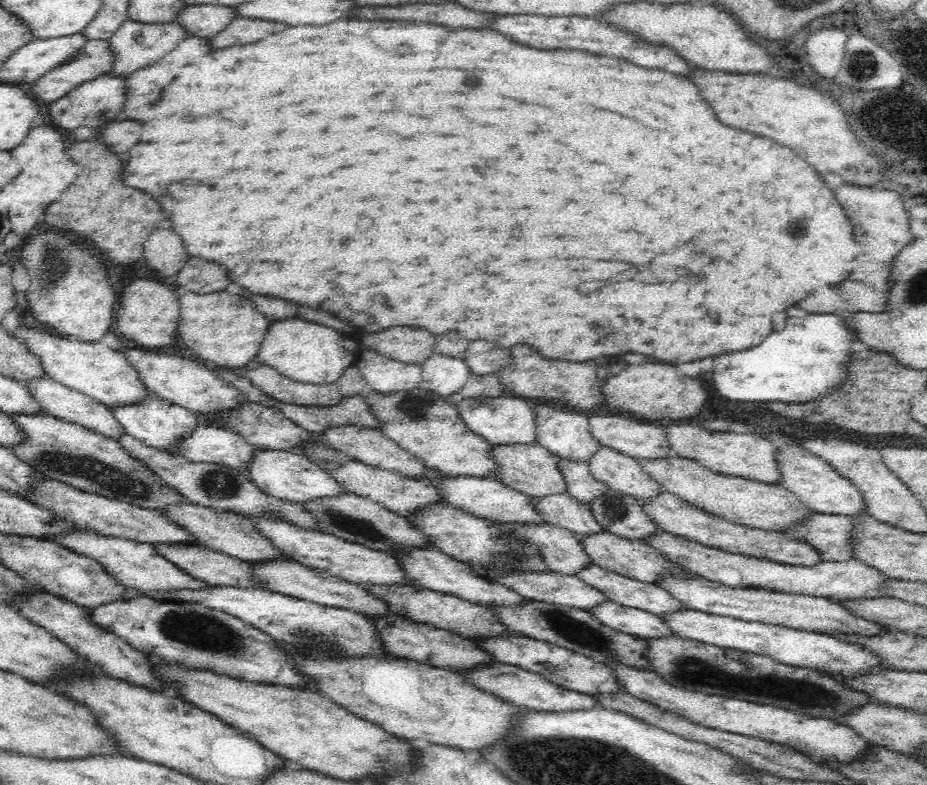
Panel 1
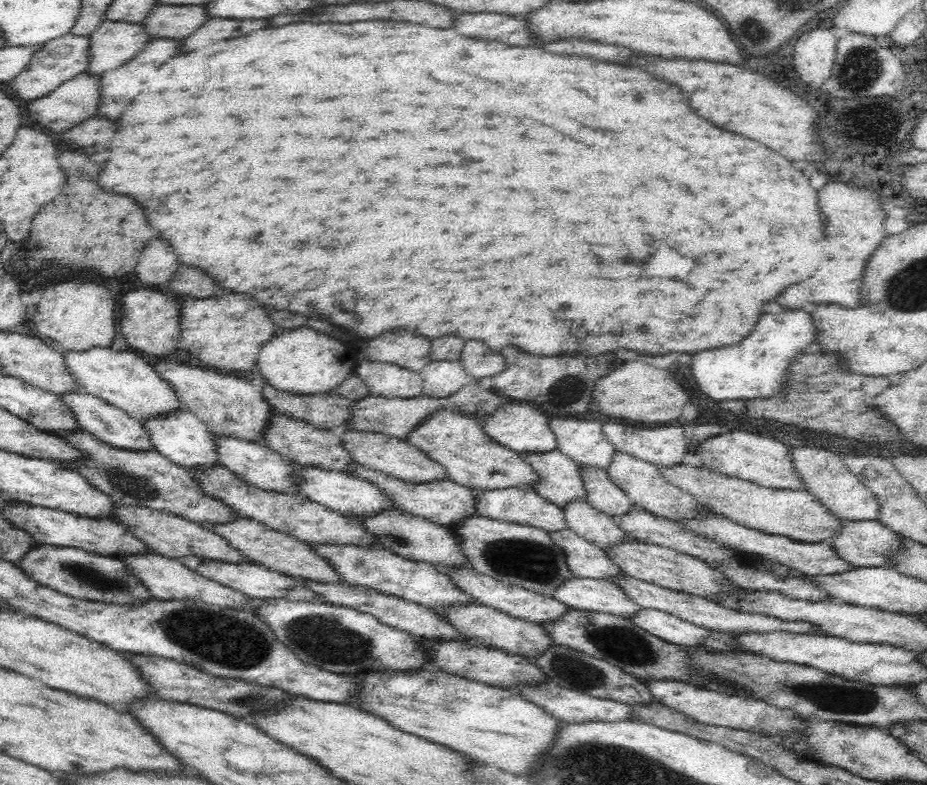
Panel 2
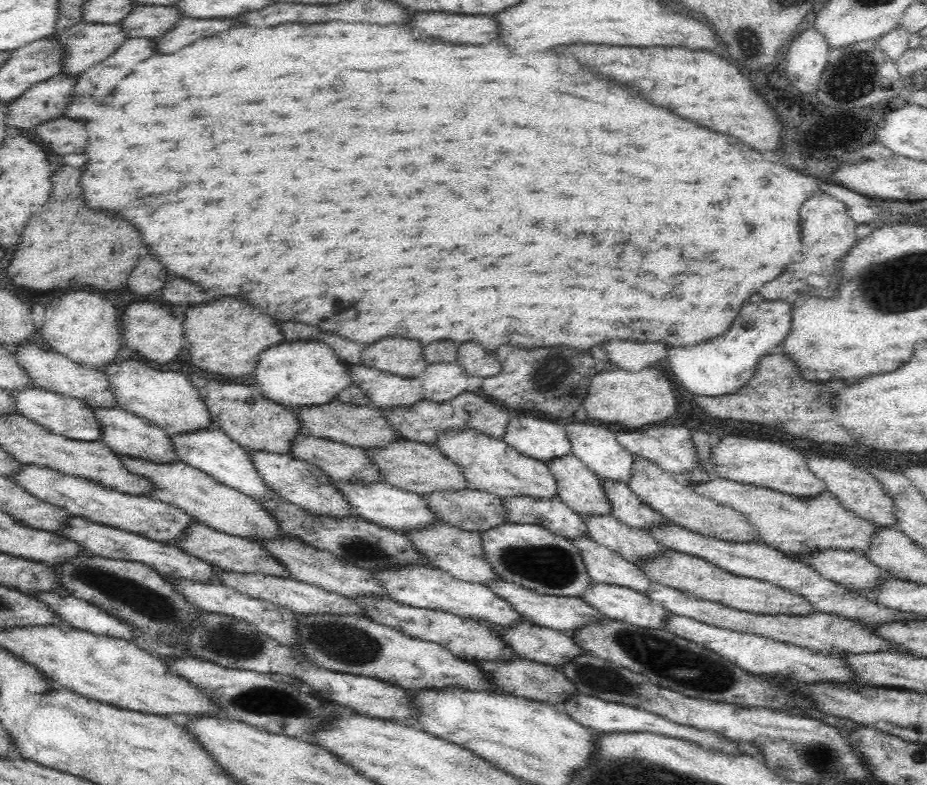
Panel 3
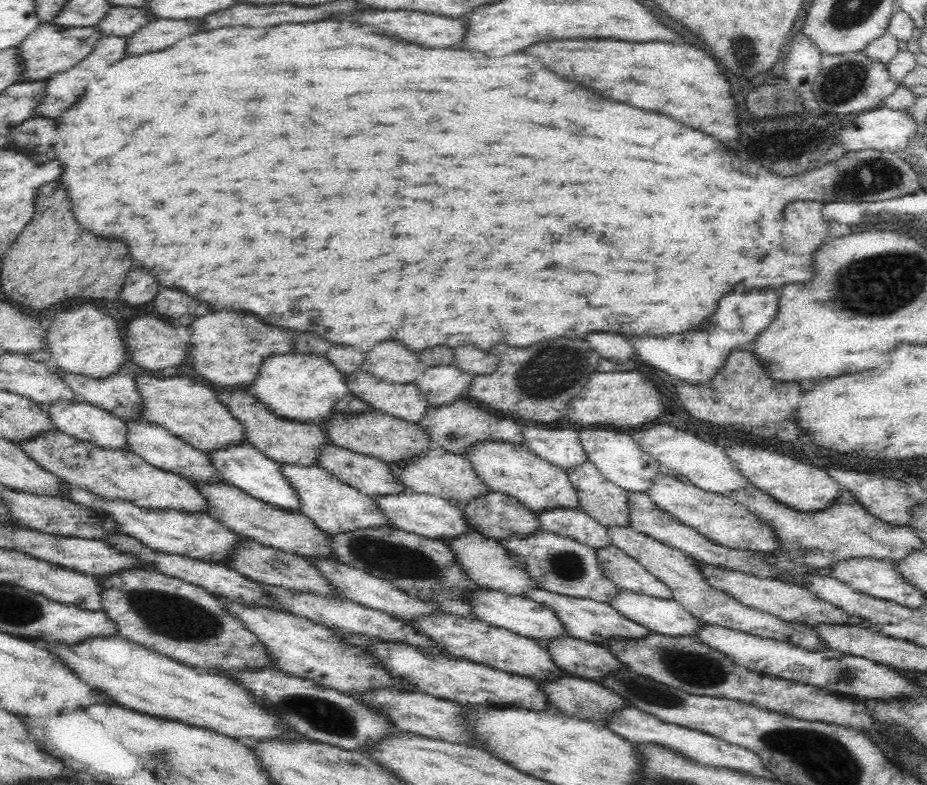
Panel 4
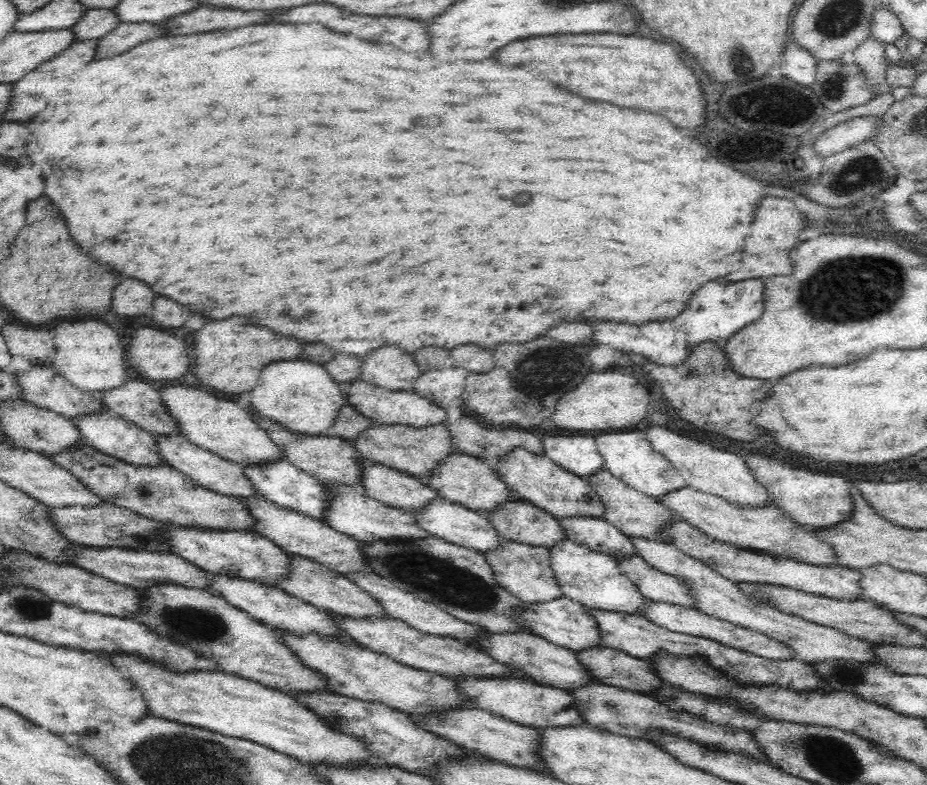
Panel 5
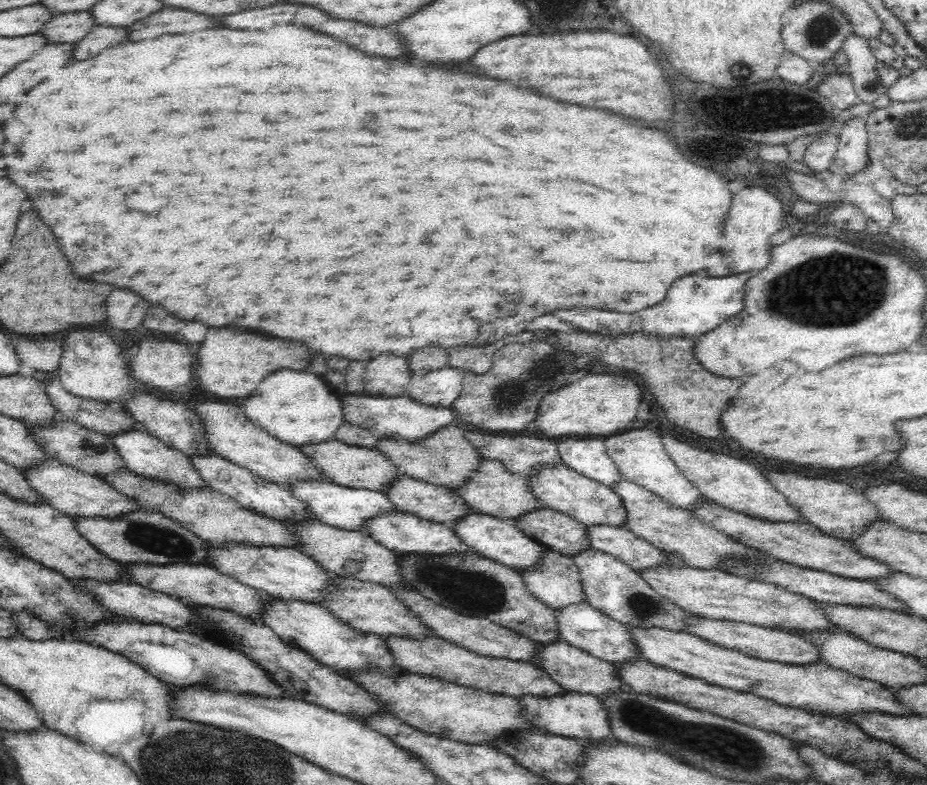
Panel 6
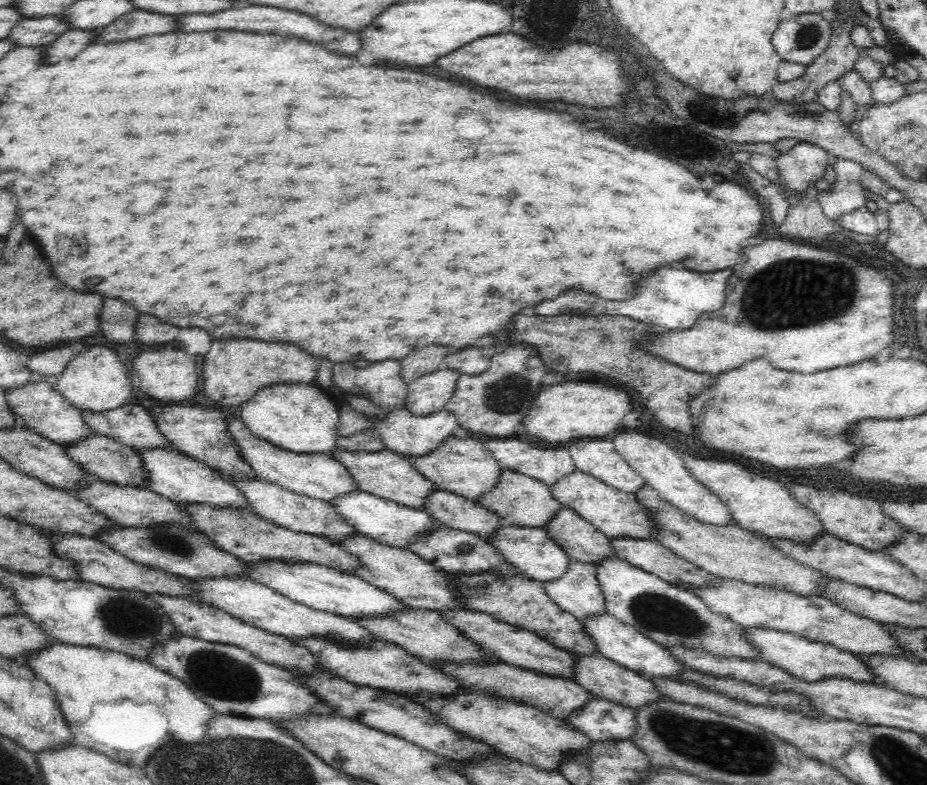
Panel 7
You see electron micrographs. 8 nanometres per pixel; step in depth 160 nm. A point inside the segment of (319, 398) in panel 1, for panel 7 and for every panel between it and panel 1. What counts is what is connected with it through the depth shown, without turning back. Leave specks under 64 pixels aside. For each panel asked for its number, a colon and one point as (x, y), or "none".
2: (325, 410)
3: (360, 426)
4: (372, 433)
5: (414, 451)
6: (446, 458)
7: (464, 466)

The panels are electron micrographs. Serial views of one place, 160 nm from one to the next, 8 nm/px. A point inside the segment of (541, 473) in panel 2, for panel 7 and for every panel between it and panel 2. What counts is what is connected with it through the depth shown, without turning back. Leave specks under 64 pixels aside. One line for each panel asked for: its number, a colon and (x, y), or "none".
3: (577, 486)
4: (605, 502)
5: (633, 513)
6: (649, 517)
7: (727, 552)

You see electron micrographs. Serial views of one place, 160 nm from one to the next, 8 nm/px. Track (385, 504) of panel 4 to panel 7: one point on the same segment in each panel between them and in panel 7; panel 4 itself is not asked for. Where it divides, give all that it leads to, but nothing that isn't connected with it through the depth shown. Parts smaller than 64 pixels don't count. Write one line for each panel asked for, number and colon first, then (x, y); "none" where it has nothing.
5: (453, 523)
6: (492, 537)
7: (529, 550)

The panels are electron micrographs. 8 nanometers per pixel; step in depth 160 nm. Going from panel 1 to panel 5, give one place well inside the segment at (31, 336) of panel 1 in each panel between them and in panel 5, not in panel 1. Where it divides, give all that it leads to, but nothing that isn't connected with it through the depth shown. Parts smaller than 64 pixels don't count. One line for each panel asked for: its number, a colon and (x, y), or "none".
2: (120, 378)
3: (168, 400)
4: (190, 411)
5: (220, 426)

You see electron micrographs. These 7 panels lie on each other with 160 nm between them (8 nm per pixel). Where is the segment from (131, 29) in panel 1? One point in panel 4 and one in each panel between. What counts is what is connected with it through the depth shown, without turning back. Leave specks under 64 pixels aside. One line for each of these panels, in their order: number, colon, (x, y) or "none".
2: (113, 44)
3: (86, 44)
4: (50, 49)

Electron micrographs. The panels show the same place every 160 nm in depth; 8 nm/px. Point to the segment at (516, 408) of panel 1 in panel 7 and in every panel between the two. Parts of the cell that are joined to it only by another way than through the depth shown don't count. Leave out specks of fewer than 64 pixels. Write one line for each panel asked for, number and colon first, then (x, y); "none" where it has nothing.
2: (519, 428)
3: (540, 439)
4: (561, 447)
5: (578, 454)
6: (588, 457)
7: (598, 458)

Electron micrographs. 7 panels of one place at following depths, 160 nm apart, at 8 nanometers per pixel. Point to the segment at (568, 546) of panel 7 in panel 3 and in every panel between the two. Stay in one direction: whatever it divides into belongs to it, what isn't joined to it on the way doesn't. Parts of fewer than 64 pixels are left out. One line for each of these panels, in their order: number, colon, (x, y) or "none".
3: (470, 510)
4: (495, 515)
5: (514, 520)
6: (558, 532)

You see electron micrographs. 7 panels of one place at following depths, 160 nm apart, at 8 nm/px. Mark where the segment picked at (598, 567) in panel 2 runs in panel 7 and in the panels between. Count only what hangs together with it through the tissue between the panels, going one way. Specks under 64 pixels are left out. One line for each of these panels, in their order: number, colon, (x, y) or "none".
3: (603, 565)
4: (624, 572)
5: (653, 585)
6: (710, 593)
7: (818, 619)

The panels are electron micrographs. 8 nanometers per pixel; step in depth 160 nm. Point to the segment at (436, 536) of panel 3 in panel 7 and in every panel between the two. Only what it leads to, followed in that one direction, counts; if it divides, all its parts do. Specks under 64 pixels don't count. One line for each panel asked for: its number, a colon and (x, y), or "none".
4: (488, 564)
5: (523, 570)
6: (555, 581)
7: (576, 591)

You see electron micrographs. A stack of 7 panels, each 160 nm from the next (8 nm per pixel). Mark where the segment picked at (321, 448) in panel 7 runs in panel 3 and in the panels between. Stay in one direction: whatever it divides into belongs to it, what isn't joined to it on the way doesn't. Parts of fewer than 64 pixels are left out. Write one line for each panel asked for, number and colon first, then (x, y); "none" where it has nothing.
3: (302, 373)
4: (305, 387)
5: (301, 396)
6: (297, 410)

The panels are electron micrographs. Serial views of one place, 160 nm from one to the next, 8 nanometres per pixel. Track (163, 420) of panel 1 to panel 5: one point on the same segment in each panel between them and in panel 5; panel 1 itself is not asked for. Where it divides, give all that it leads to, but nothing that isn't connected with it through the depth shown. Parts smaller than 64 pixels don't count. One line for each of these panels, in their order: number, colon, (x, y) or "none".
2: (180, 436)
3: (209, 450)
4: (241, 465)
5: (281, 483)

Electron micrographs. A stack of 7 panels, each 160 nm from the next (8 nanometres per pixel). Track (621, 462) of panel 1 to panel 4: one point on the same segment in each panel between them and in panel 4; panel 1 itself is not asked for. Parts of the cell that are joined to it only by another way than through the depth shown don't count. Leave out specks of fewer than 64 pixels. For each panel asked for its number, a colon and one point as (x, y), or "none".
2: (640, 480)
3: (679, 505)
4: (720, 519)

